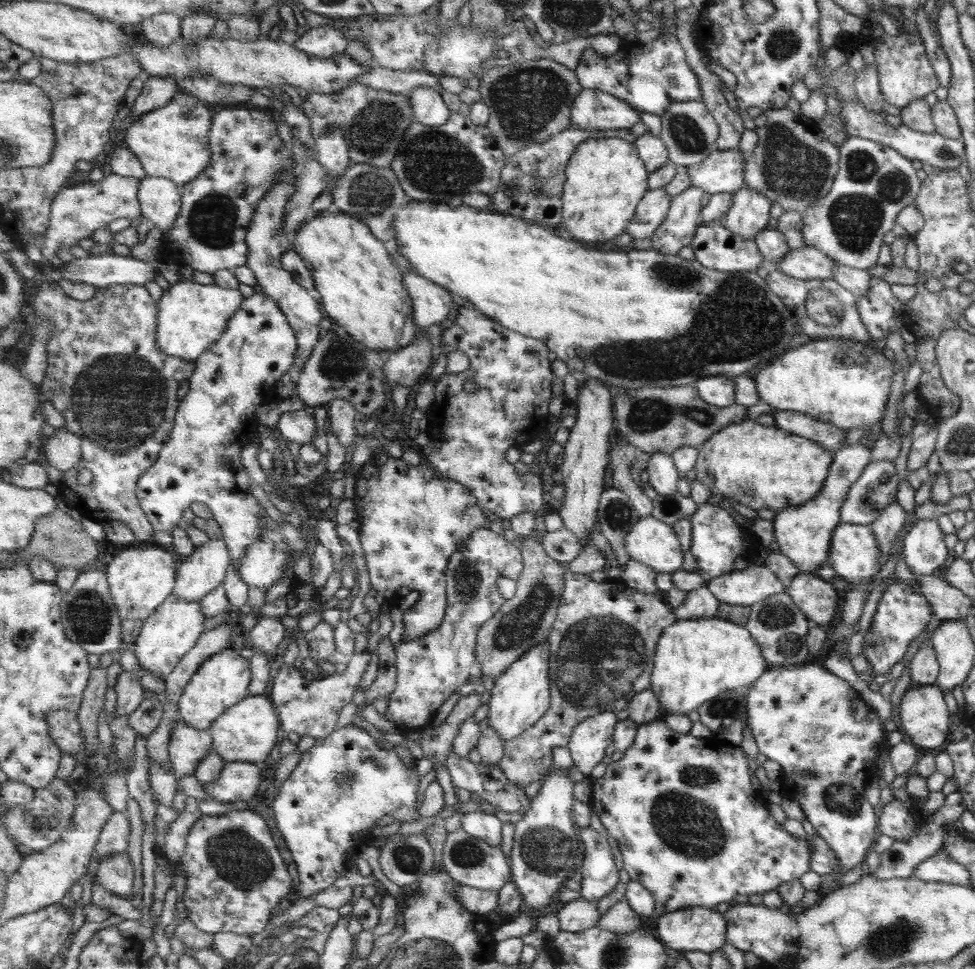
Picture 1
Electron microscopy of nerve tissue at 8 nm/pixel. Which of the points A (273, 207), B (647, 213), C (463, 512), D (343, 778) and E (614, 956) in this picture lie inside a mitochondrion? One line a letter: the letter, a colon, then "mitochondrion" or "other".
A: other
B: other
C: mitochondrion
D: mitochondrion
E: mitochondrion

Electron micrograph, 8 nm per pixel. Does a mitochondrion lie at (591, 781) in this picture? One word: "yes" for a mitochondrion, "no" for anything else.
no

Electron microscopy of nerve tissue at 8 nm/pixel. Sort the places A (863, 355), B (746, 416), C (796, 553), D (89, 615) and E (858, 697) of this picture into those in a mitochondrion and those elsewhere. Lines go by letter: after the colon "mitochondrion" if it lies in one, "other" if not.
A: mitochondrion
B: other
C: other
D: mitochondrion
E: other

